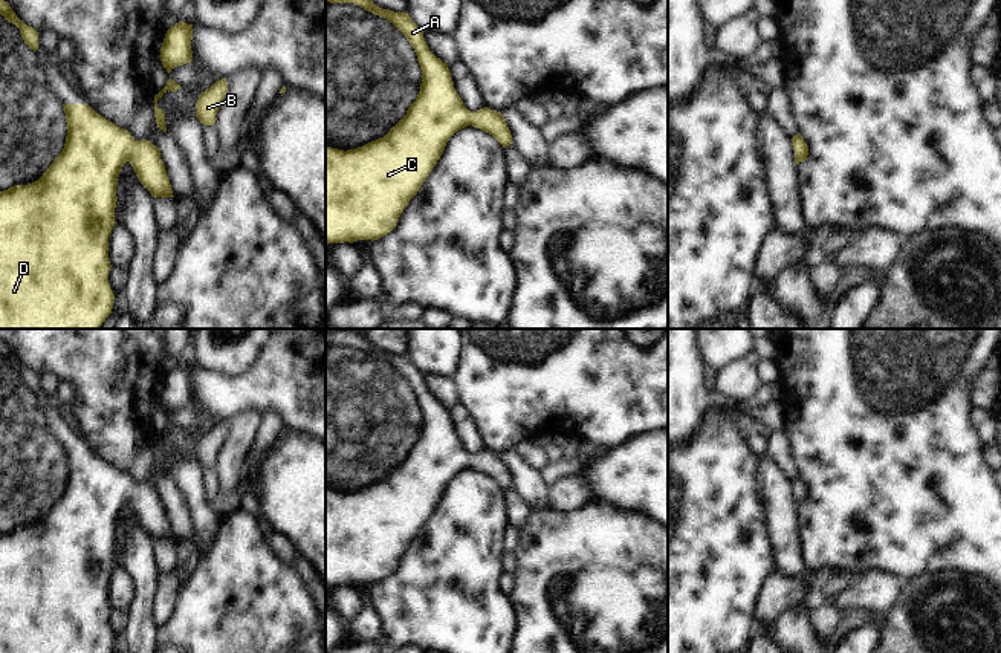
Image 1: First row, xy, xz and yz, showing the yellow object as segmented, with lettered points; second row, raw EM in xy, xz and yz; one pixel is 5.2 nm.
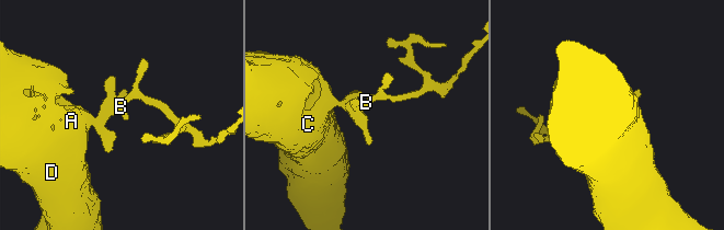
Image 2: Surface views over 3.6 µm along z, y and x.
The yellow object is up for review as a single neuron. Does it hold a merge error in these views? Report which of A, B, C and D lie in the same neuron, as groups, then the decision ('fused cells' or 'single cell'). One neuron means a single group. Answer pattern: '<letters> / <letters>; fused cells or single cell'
A B C D; single cell

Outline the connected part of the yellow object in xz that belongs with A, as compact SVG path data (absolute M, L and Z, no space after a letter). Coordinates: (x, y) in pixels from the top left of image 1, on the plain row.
M359 329L327 330L326 344L355 346L387 361L407 379L422 413L422 427L416 443L384 480L347 494L326 489L326 586L373 584L393 573L405 549L417 537L455 474L472 468L492 477L503 489L512 488L512 477L500 454L488 450L471 454L463 448L454 431L448 407L429 393L423 372L407 355L376 349Z

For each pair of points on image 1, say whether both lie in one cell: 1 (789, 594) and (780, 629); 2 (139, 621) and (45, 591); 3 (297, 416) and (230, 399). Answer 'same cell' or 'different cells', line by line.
1: different cells
2: different cells
3: same cell

